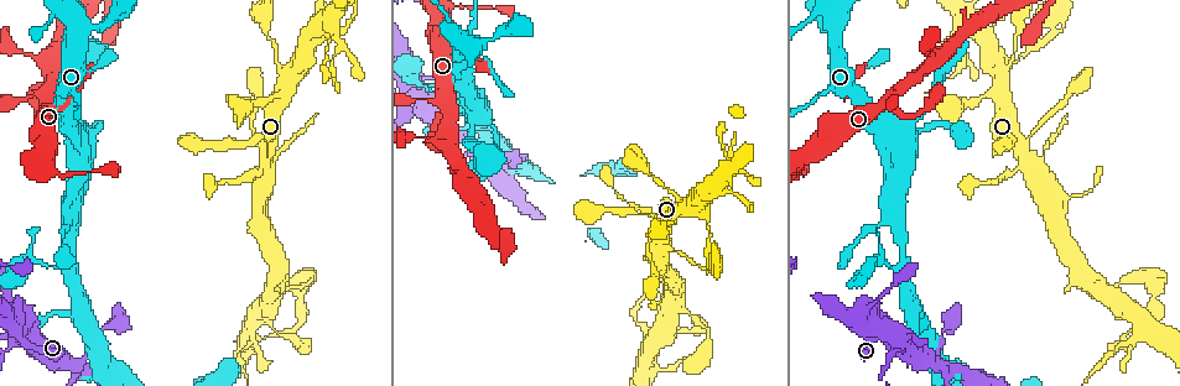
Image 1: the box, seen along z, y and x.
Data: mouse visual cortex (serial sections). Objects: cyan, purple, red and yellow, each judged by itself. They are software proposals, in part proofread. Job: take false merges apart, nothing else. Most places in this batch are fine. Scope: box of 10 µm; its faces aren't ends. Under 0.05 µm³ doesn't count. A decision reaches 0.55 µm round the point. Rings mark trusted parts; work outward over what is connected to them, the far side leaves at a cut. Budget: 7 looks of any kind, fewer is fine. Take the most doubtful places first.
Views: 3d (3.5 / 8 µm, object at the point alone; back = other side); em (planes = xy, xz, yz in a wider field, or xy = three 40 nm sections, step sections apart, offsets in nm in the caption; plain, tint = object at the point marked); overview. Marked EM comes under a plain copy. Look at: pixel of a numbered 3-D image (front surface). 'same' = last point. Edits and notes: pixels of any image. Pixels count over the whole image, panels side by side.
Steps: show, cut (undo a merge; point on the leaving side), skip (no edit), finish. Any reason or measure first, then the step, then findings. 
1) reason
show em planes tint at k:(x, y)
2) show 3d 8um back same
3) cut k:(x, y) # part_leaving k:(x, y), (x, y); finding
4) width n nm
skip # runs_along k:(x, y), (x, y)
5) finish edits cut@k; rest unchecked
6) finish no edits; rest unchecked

thin neck
show 3d 3.5um at 1:(22, 101)

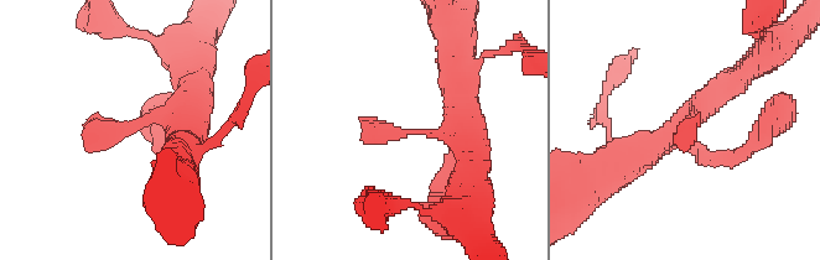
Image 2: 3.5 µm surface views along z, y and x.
show em xy step 2 tint at 2:(132, 125)

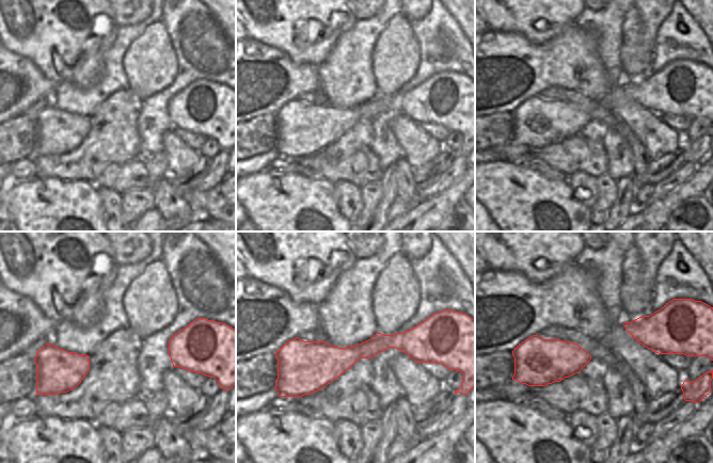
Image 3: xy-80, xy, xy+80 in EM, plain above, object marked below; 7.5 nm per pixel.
skip # runs_along 2:(461, 105), (446, 134), (373, 130), (362, 118); continuous, no second cell

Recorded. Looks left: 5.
small branch off a trunk
show 3d 8um back at 1:(889, 333)

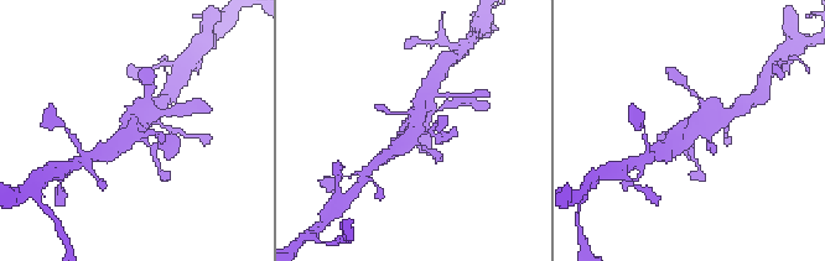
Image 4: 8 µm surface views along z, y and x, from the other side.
show 3d 3.5um same

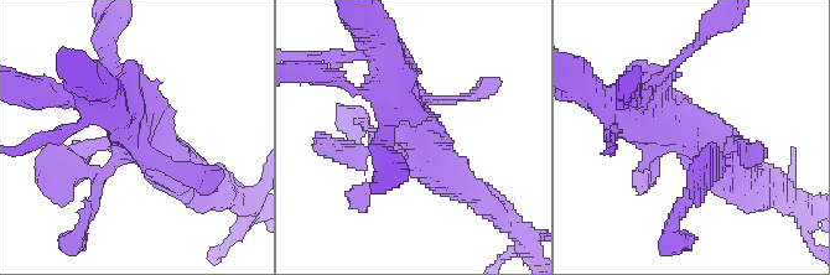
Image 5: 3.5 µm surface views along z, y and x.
show em xy step 2 tint at 5:(693, 137)

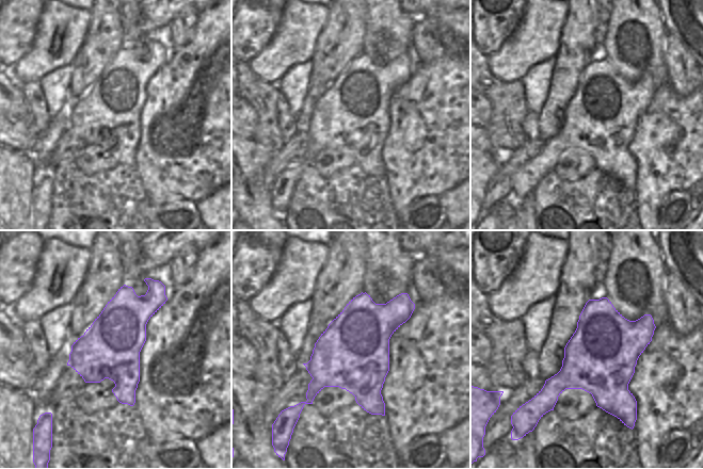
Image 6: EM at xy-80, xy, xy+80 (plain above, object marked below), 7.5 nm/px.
skip # runs_along 5:(445, 100), (410, 123), (468, 190); all the same cell

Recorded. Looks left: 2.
small branch off a trunk
show 3d 3.5um back at 1:(78, 363)

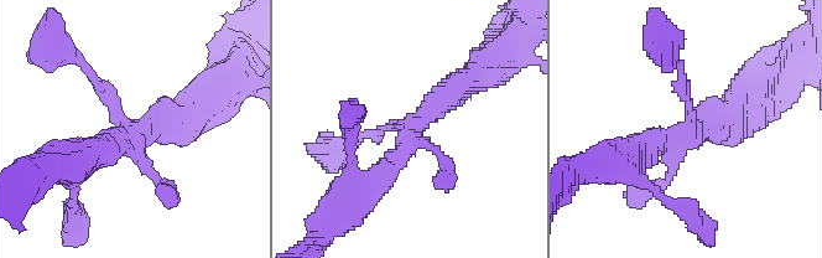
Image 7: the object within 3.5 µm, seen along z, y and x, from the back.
arms 4; arm_widths 150, 150, 350, 350 nm; shape alone is not enough
show em xy step 5 tint at 7:(684, 133)

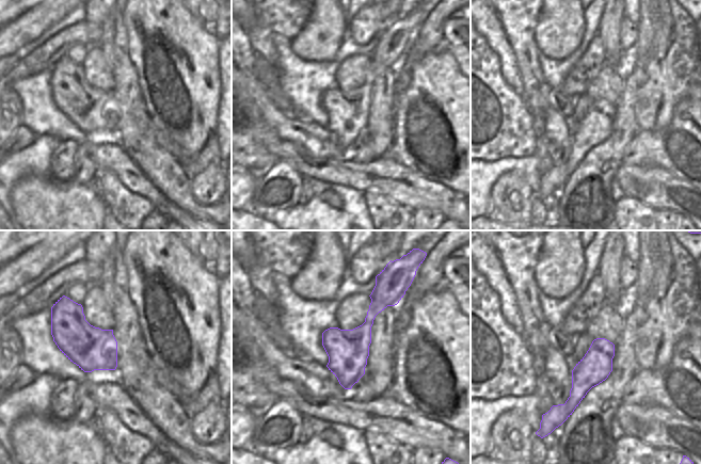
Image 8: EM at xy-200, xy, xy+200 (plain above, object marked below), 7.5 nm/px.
skip # runs_along 8:(378, 285), (347, 386); one cell here

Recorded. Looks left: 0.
finish no edits; rest unchecked

